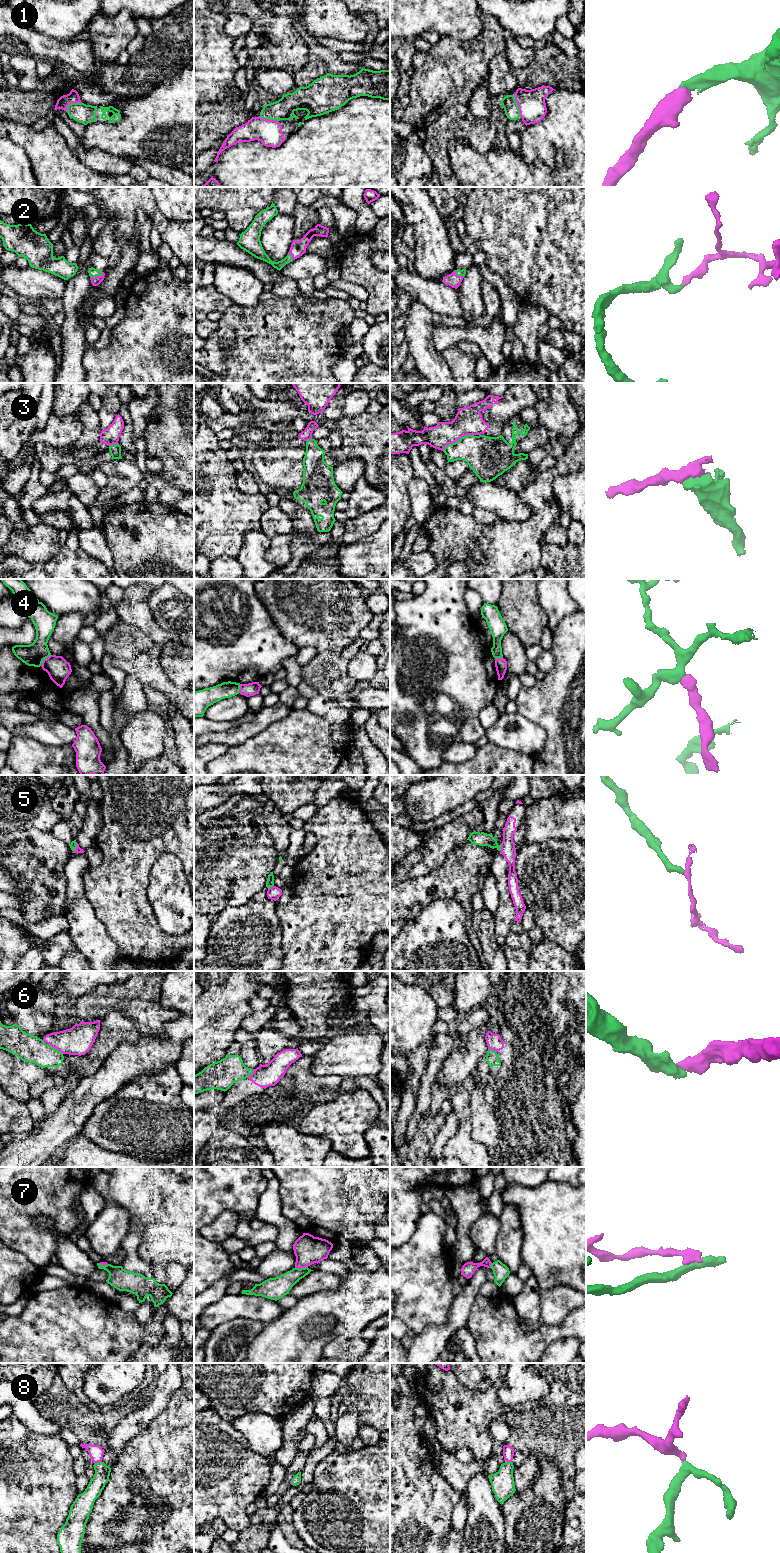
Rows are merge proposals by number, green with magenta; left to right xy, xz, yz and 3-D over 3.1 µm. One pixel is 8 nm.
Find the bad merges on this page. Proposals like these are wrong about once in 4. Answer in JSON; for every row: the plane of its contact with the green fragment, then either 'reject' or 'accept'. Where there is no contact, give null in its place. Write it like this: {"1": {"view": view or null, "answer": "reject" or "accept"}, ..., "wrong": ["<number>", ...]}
{"1": {"view": "yz", "answer": "accept"}, "2": {"view": "xy", "answer": "accept"}, "3": {"view": "yz", "answer": "reject"}, "4": {"view": "xy", "answer": "reject"}, "5": {"view": "yz", "answer": "accept"}, "6": {"view": "xy", "answer": "reject"}, "7": {"view": "xz", "answer": "reject"}, "8": {"view": "xy", "answer": "accept"}, "wrong": ["3", "4", "6", "7"]}

